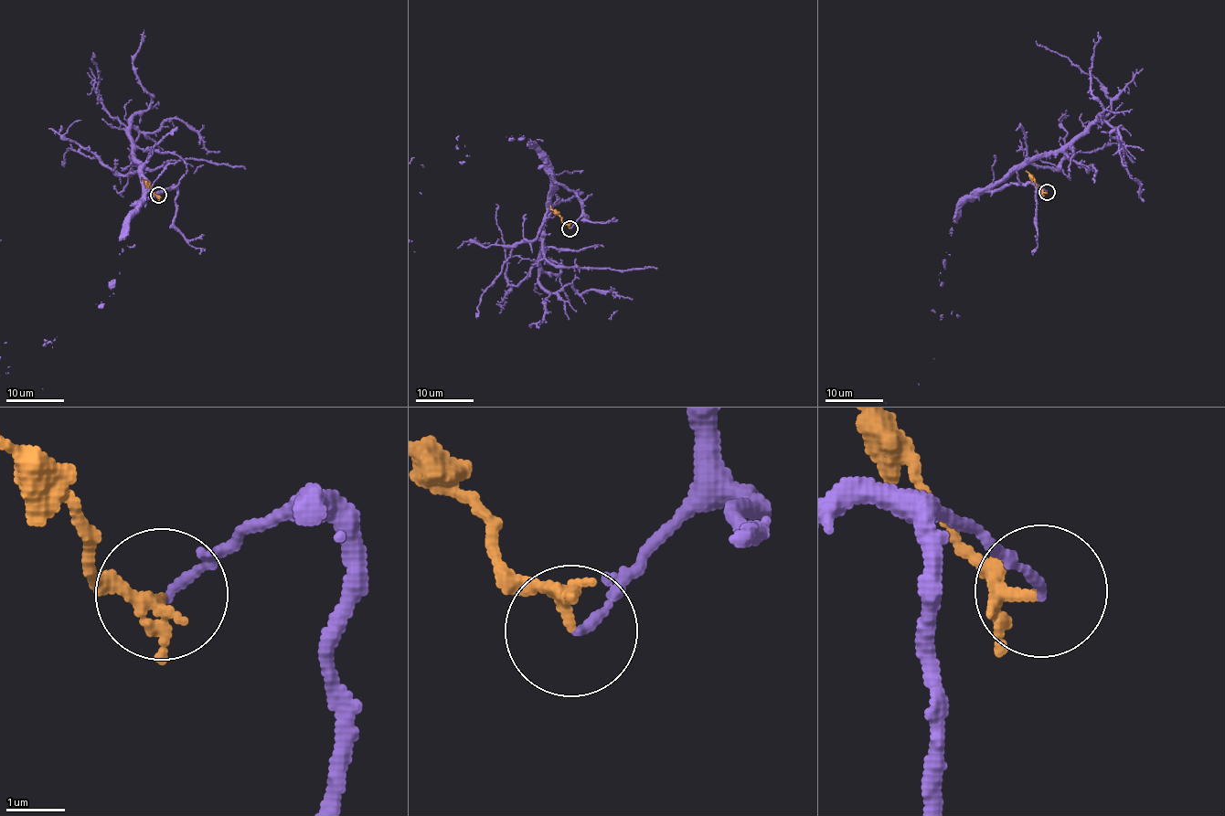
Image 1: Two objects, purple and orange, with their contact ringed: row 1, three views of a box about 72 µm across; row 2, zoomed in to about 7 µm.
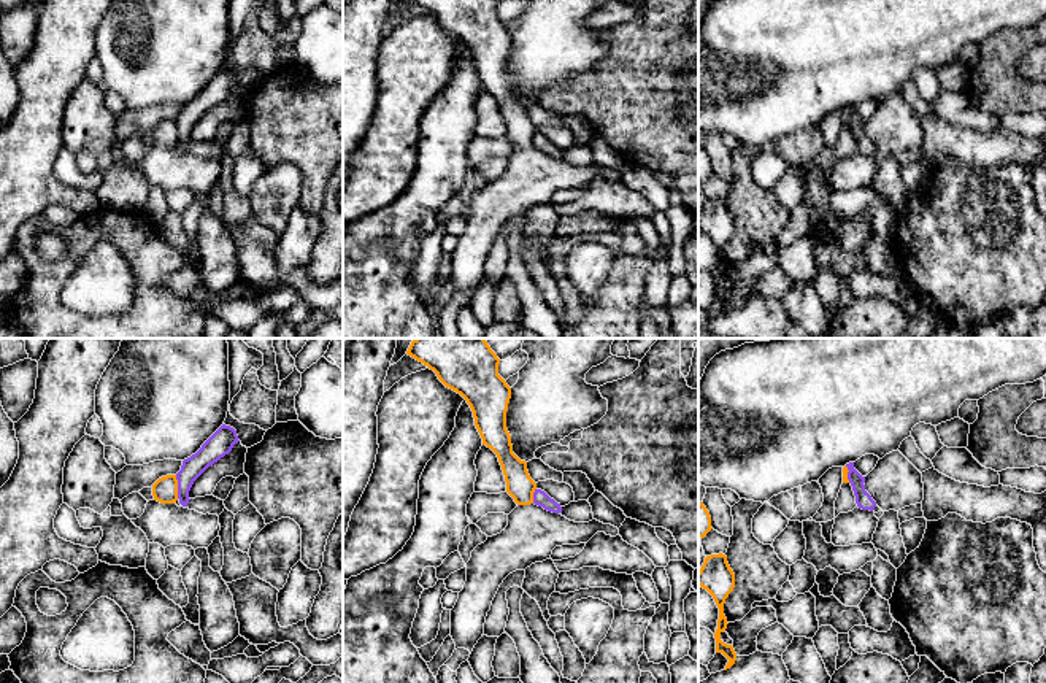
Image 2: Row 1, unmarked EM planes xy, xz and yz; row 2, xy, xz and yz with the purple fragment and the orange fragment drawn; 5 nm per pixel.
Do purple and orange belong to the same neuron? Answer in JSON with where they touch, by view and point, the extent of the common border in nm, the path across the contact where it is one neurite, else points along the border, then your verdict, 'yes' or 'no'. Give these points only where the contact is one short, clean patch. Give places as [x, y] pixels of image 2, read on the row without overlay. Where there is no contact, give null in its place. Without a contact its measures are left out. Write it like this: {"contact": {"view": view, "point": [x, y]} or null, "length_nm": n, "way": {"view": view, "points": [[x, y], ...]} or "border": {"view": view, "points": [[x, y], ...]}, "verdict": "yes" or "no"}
{"contact": {"view": "xy", "point": [178, 131]}, "length_nm": 120, "border": {"view": "xy", "points": [[175, 119], [178, 142]]}, "verdict": "no"}

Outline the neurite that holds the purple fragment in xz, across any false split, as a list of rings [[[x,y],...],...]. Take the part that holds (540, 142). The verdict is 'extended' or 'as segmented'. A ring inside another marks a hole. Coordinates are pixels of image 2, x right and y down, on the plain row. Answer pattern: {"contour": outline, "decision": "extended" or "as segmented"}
{"contour": [[[535,133],[533,148],[552,157],[562,157],[560,148],[551,143],[544,135]]], "decision": "as segmented"}

